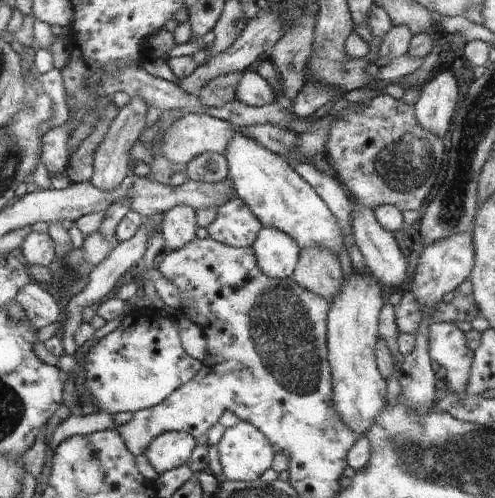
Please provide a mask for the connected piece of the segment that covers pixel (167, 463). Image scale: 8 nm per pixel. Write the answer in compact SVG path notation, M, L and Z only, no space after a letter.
M169 432L159 436L147 450L146 458L159 475L184 466L195 450L195 438L187 432Z

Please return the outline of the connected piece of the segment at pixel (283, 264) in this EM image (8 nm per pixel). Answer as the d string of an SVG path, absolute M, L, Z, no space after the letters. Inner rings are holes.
M263 227L250 247L258 270L267 277L284 280L292 276L300 249L285 234Z

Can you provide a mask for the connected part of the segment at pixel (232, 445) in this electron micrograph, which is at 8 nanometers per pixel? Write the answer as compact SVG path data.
M239 421L224 430L219 443L219 464L229 481L255 481L270 468L273 450L249 423Z

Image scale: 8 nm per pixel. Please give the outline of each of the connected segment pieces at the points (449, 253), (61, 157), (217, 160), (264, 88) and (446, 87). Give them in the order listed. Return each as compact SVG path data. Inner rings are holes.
M469 231L451 234L447 239L440 239L425 246L417 260L417 269L413 273L414 280L411 291L416 295L417 303L426 309L439 303L443 293L455 291L469 276L473 258L473 246Z
M68 123L57 129L49 130L42 137L41 162L49 173L68 171L70 156L67 156L67 142L72 134Z
M204 153L186 166L188 178L201 183L217 183L229 174L229 164L219 154Z
M251 68L240 74L234 98L249 107L261 107L275 101L272 87Z
M441 70L421 86L412 107L415 121L422 130L442 139L450 130L451 116L458 104L456 81L447 70Z

